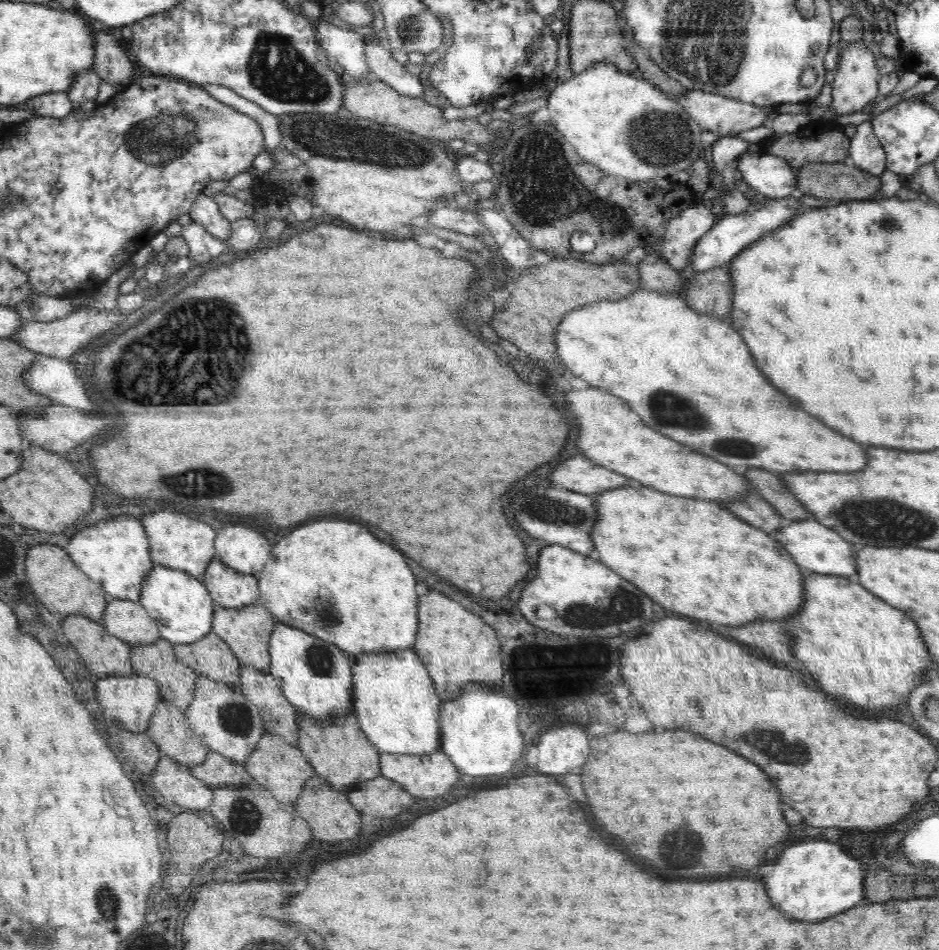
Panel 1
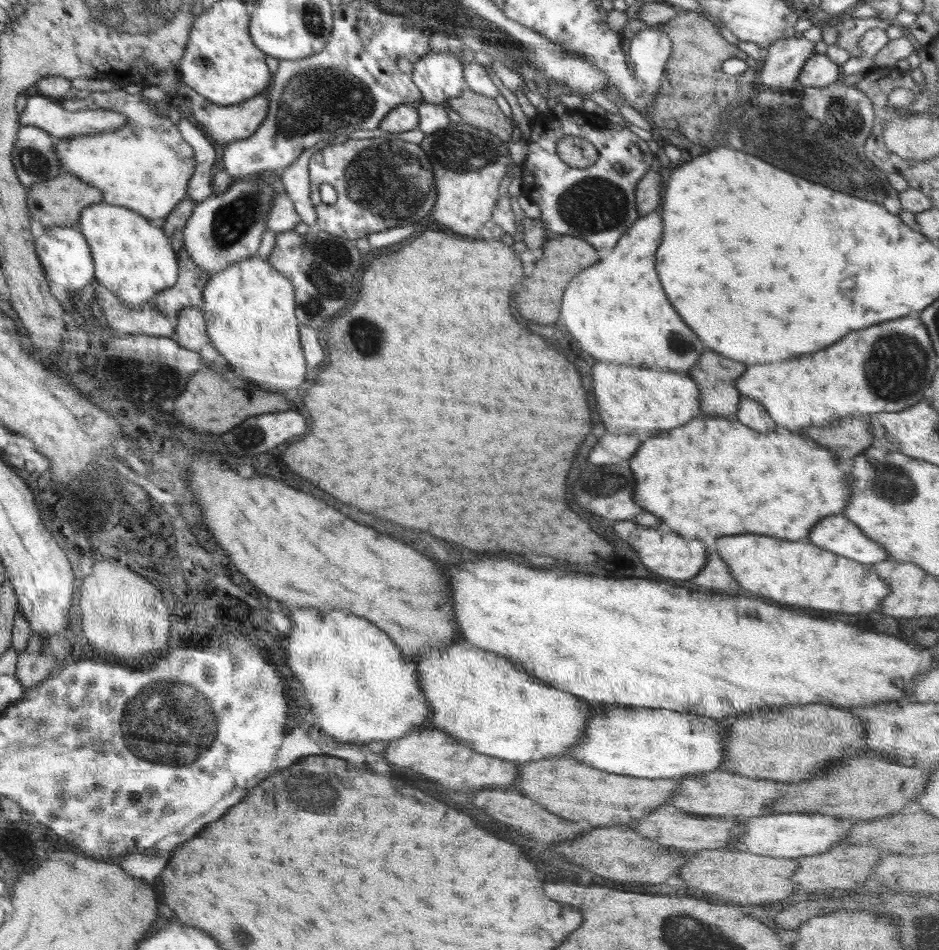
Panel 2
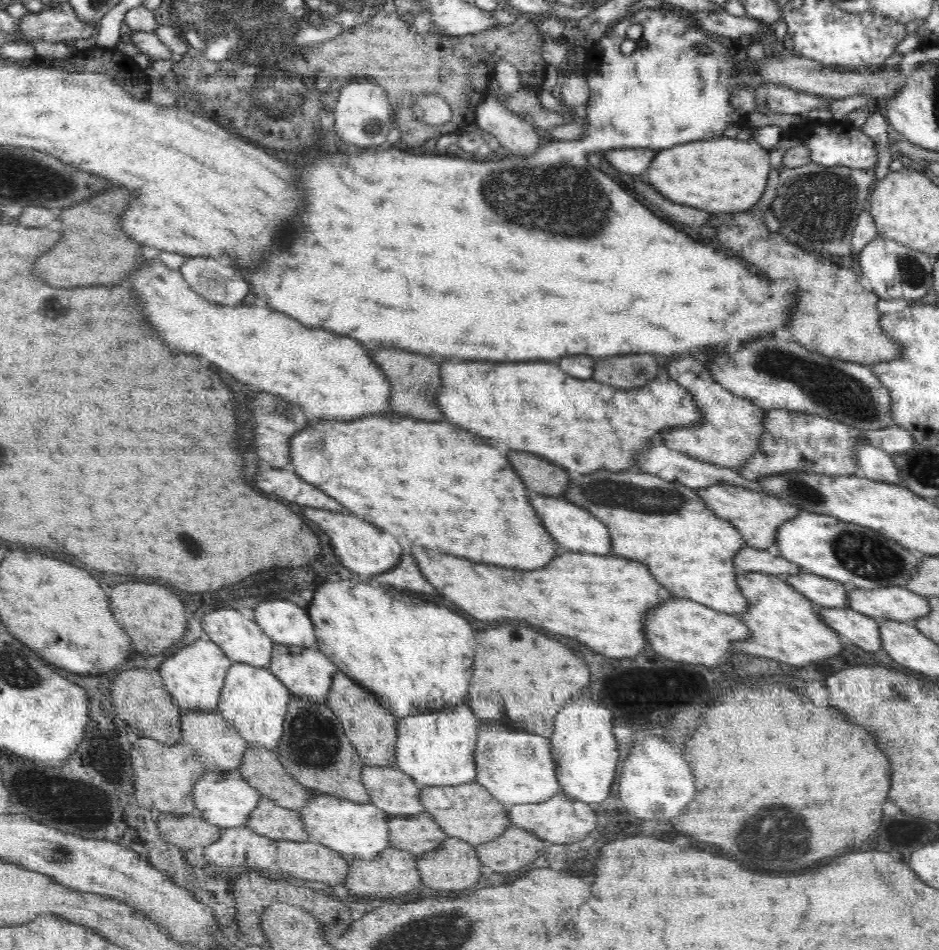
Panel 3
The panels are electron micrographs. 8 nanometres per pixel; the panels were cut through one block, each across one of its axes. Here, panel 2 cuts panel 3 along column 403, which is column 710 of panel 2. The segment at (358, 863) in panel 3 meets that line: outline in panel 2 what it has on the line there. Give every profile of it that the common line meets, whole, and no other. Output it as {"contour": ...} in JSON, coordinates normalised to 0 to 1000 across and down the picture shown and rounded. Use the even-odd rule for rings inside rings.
{"contour":[[[765,893],[748,894],[741,898],[729,898],[733,902],[728,912],[721,918],[720,928],[735,931],[731,935],[750,937],[754,941],[765,943],[771,949],[784,949],[784,953],[823,952],[831,947],[842,945],[847,939],[846,933],[839,924],[848,919],[850,907],[847,904],[822,903],[818,901],[799,899],[784,894]]]}

